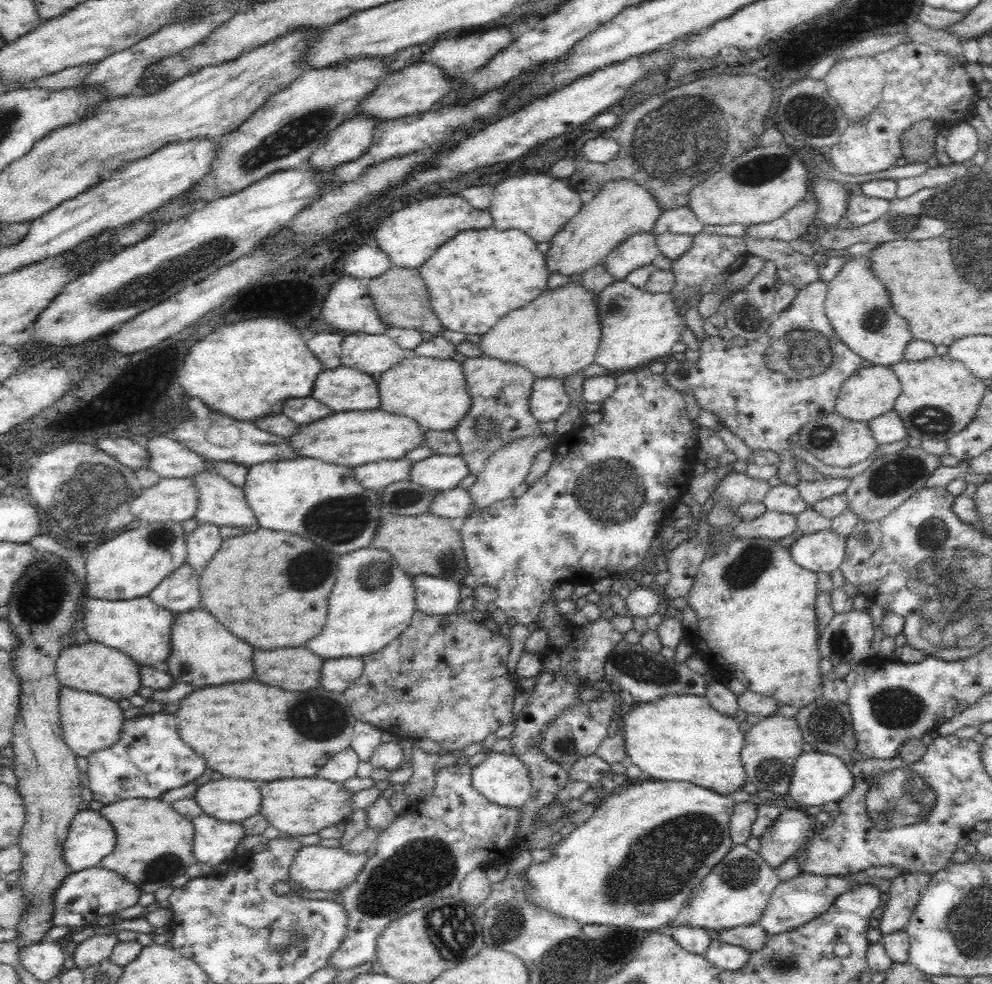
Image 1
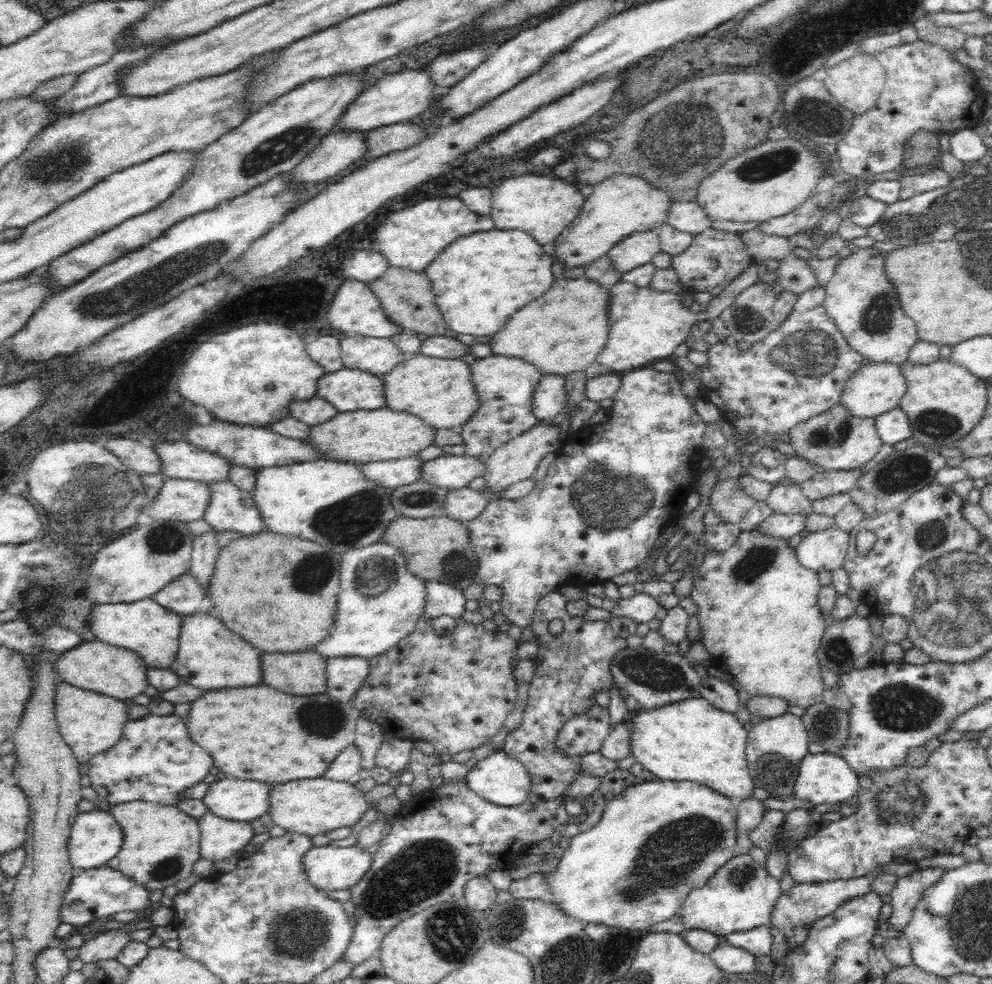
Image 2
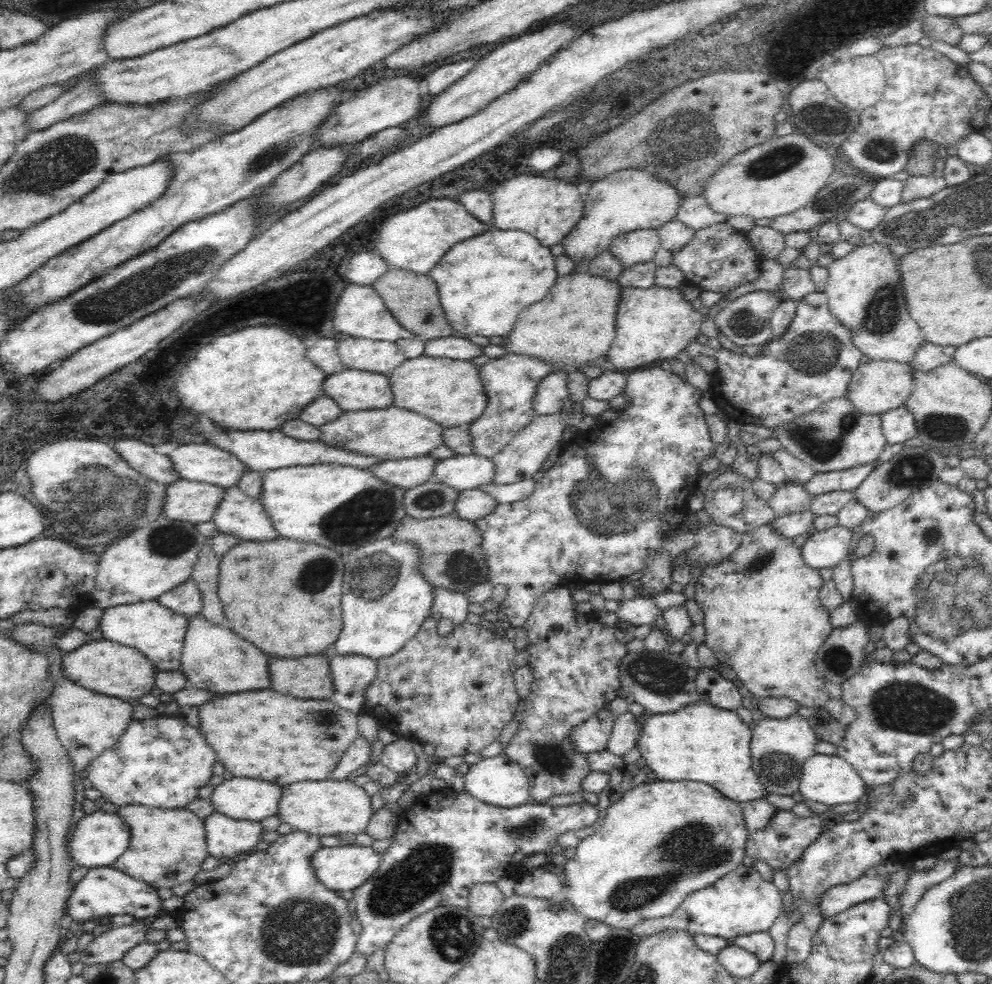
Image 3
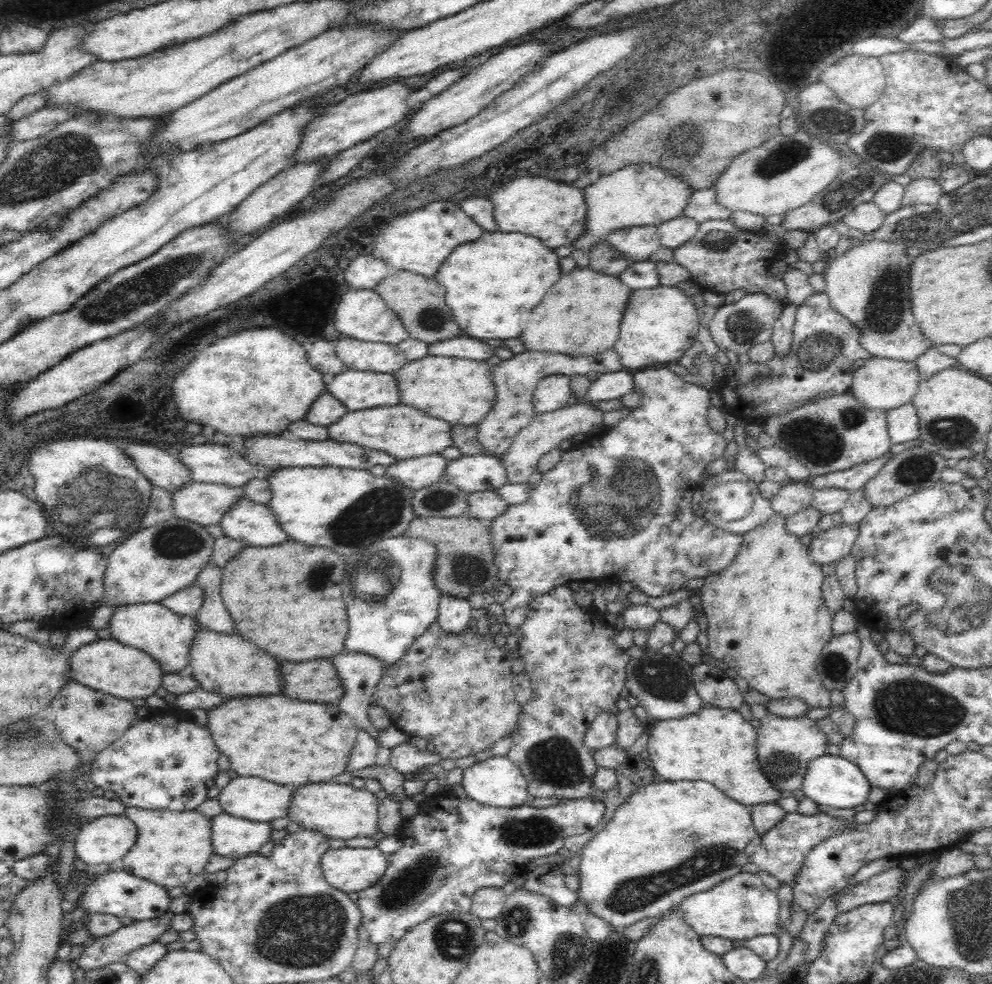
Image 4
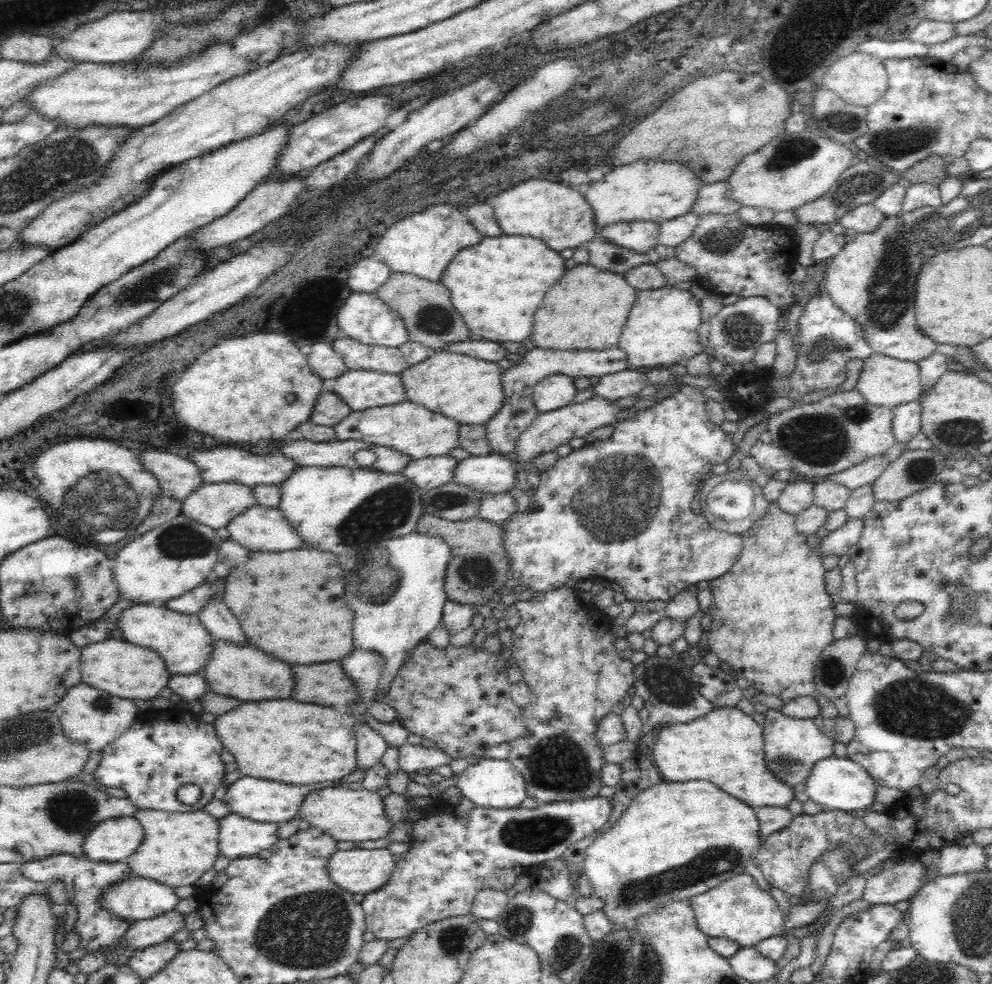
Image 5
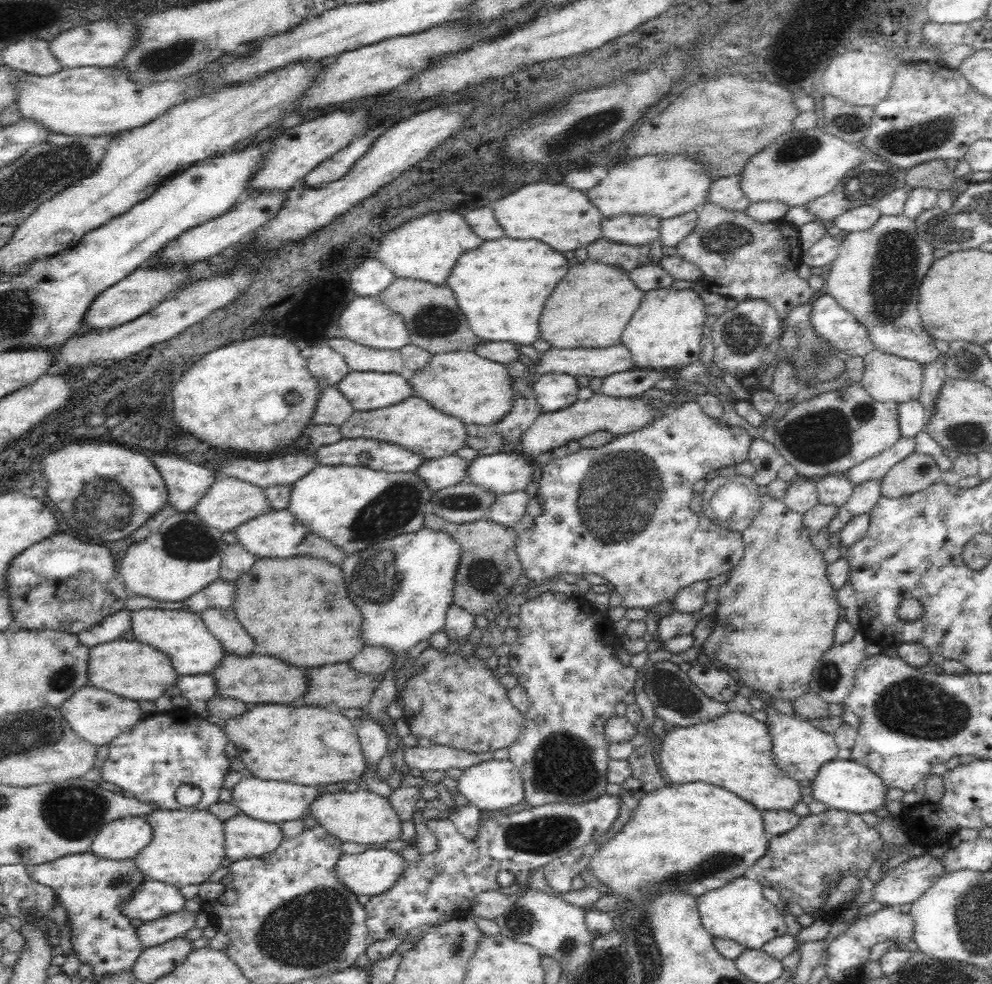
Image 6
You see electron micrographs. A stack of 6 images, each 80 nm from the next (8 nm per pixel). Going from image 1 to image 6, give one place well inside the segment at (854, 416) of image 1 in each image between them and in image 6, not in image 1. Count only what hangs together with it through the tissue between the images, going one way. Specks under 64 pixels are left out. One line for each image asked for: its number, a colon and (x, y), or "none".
2: (873, 389)
3: (875, 387)
4: (881, 383)
5: (884, 381)
6: (888, 378)

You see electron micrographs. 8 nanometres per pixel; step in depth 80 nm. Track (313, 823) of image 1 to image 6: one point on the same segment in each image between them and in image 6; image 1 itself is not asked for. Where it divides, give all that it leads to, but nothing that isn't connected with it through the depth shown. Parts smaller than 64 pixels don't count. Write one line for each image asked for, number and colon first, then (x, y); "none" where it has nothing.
2: (313, 806)
3: (327, 807)
4: (337, 810)
5: (345, 814)
6: (362, 816)

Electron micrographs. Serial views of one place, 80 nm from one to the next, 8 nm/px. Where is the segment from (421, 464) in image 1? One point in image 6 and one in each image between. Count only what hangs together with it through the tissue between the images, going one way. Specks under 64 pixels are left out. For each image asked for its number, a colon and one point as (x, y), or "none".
2: (447, 471)
3: (462, 472)
4: (483, 472)
5: (493, 473)
6: (500, 473)

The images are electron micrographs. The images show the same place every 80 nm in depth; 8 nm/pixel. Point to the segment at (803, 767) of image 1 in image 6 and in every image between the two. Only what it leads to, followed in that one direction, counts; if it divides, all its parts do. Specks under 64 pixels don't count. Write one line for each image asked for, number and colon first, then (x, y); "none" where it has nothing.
2: (822, 778)
3: (831, 780)
4: (832, 780)
5: (837, 783)
6: (845, 785)

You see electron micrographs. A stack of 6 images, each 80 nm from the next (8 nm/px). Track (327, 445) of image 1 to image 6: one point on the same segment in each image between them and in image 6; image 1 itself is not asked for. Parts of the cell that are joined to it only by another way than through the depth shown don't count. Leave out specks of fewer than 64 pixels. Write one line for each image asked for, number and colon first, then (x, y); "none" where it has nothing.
2: (356, 437)
3: (391, 433)
4: (400, 431)
5: (408, 428)
6: (413, 424)

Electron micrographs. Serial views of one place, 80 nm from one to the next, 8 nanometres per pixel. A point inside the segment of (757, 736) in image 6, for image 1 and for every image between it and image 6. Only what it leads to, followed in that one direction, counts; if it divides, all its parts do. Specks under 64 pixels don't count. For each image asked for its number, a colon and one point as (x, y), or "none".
1: (679, 737)
2: (688, 740)
3: (701, 742)
4: (718, 745)
5: (724, 746)

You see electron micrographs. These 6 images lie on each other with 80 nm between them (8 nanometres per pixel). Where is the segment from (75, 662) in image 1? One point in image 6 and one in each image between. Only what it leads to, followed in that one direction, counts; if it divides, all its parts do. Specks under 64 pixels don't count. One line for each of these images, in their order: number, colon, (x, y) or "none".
2: (95, 666)
3: (112, 669)
4: (106, 665)
5: (122, 669)
6: (130, 669)

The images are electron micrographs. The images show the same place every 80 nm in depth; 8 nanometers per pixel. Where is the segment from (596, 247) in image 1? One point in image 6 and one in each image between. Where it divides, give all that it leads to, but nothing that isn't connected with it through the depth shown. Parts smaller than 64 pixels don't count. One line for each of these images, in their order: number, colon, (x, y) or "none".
2: (621, 205)
3: (623, 201)
4: (640, 194)
5: (645, 190)
6: (664, 186)

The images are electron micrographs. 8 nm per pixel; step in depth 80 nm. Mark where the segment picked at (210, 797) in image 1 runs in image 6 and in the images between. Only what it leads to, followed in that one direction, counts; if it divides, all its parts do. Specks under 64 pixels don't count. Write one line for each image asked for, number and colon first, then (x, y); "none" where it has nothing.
2: (235, 799)
3: (240, 798)
4: (247, 797)
5: (267, 801)
6: (273, 801)

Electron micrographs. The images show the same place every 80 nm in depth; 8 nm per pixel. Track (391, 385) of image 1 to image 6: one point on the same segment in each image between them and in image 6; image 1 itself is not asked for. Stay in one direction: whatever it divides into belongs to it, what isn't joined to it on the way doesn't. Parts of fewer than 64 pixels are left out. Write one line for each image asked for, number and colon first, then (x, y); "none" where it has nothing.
2: (439, 391)
3: (449, 392)
4: (459, 391)
5: (466, 389)
6: (476, 390)

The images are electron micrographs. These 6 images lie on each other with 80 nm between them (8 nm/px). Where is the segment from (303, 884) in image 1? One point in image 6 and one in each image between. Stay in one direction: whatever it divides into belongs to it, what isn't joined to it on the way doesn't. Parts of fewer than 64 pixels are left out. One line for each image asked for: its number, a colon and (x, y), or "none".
2: (327, 867)
3: (344, 867)
4: (348, 869)
5: (359, 871)
6: (372, 871)

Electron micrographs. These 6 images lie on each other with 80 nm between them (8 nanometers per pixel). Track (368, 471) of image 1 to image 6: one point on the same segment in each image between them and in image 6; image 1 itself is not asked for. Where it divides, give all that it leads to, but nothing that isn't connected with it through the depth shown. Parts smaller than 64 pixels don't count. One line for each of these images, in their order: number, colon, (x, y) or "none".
2: (389, 474)
3: (407, 473)
4: (417, 472)
5: (429, 472)
6: (437, 473)

